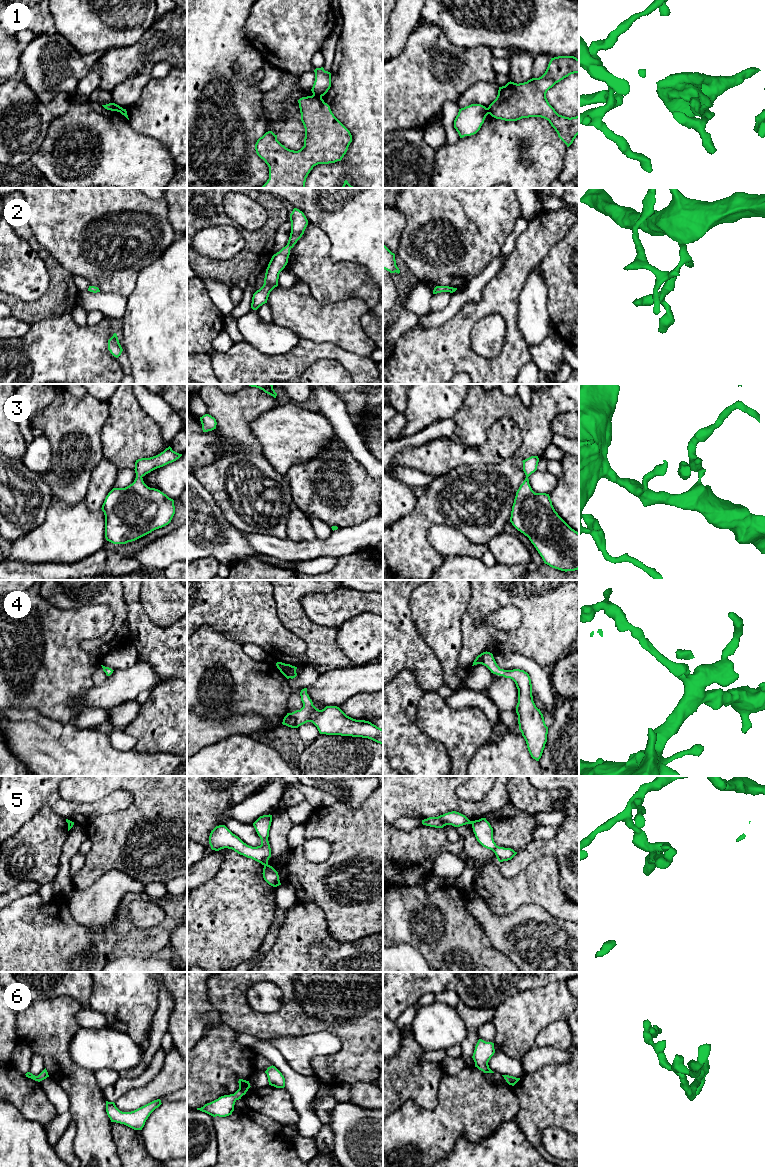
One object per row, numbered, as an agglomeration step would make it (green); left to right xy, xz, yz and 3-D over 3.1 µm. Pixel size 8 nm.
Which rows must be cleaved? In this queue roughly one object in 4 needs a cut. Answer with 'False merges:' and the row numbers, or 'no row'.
False merges: 1, 5

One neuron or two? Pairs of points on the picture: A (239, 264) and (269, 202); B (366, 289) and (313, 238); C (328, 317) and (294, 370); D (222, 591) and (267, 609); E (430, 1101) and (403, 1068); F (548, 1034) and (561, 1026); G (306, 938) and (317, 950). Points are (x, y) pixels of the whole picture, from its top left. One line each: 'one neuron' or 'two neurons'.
A: one neuron
B: one neuron
C: two neurons
D: one neuron
E: one neuron
F: one neuron
G: two neurons

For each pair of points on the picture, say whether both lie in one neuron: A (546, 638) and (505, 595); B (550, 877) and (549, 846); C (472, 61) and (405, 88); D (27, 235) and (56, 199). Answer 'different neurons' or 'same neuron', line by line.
A: same neuron
B: different neurons
C: same neuron
D: different neurons

